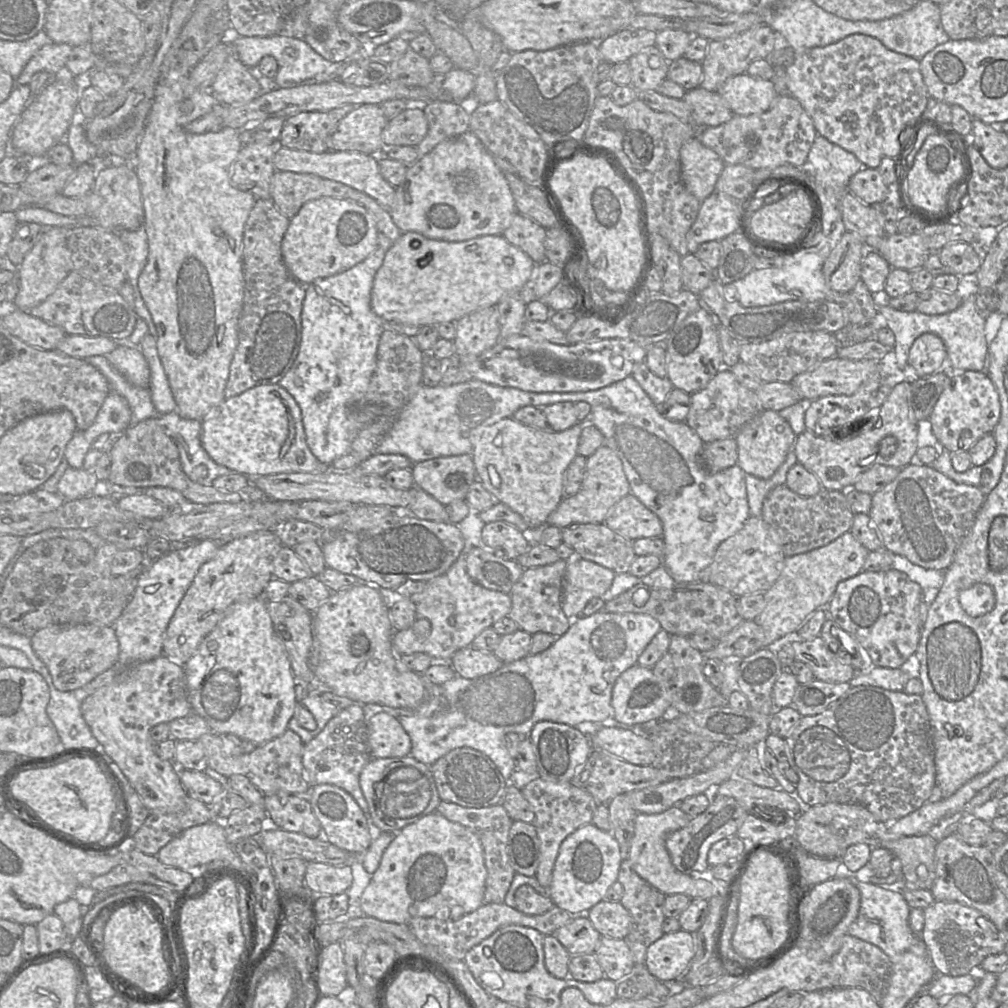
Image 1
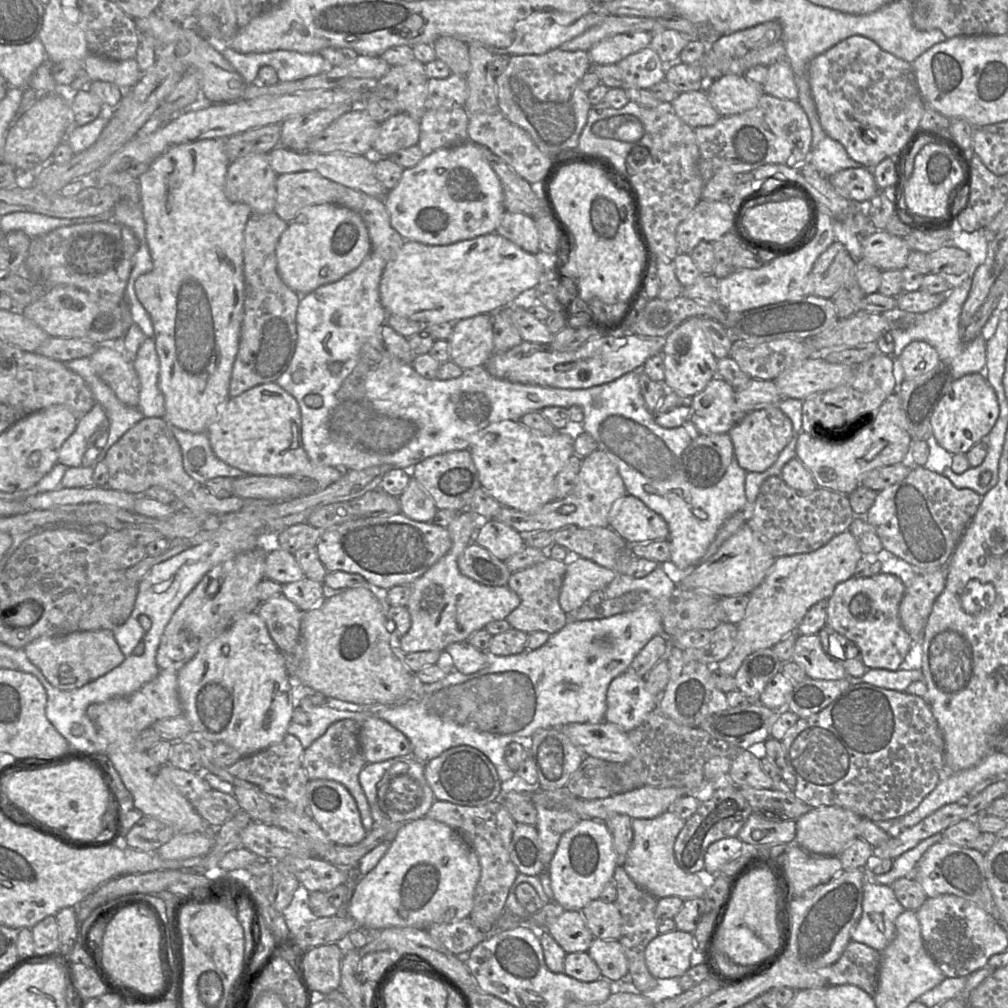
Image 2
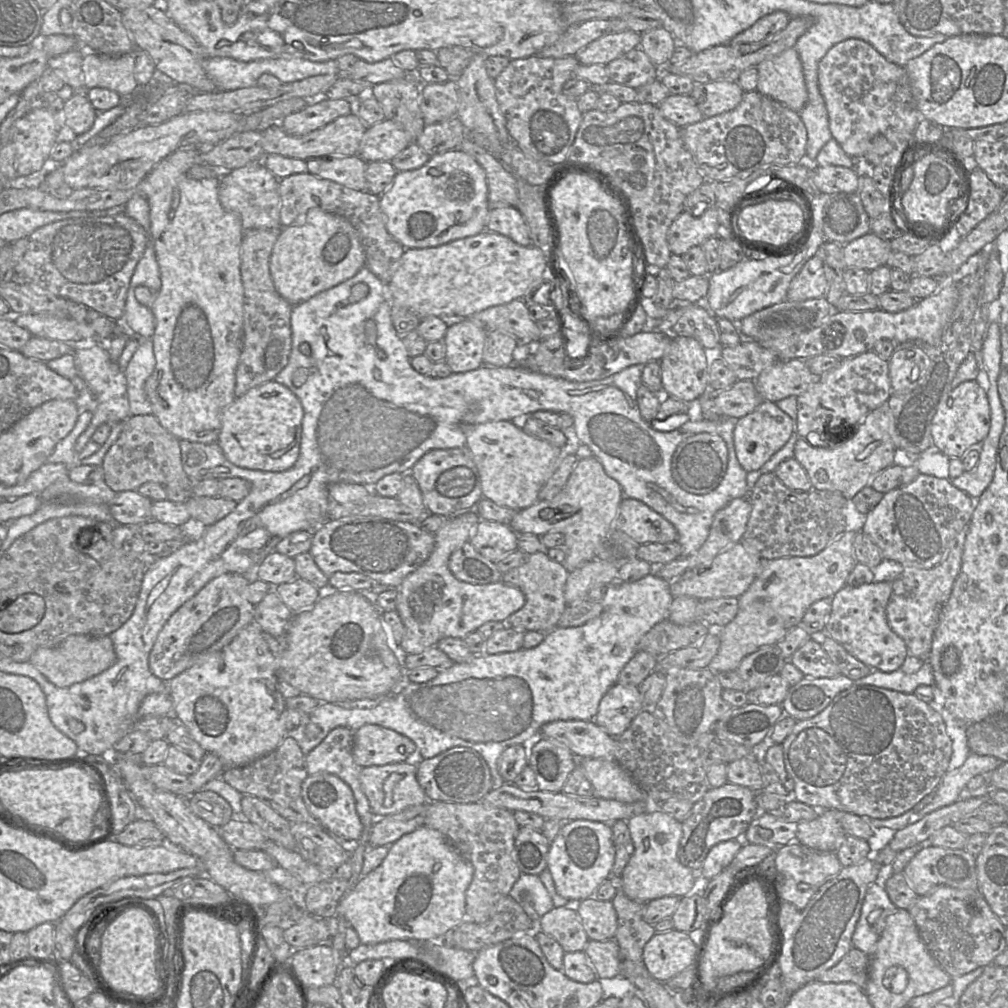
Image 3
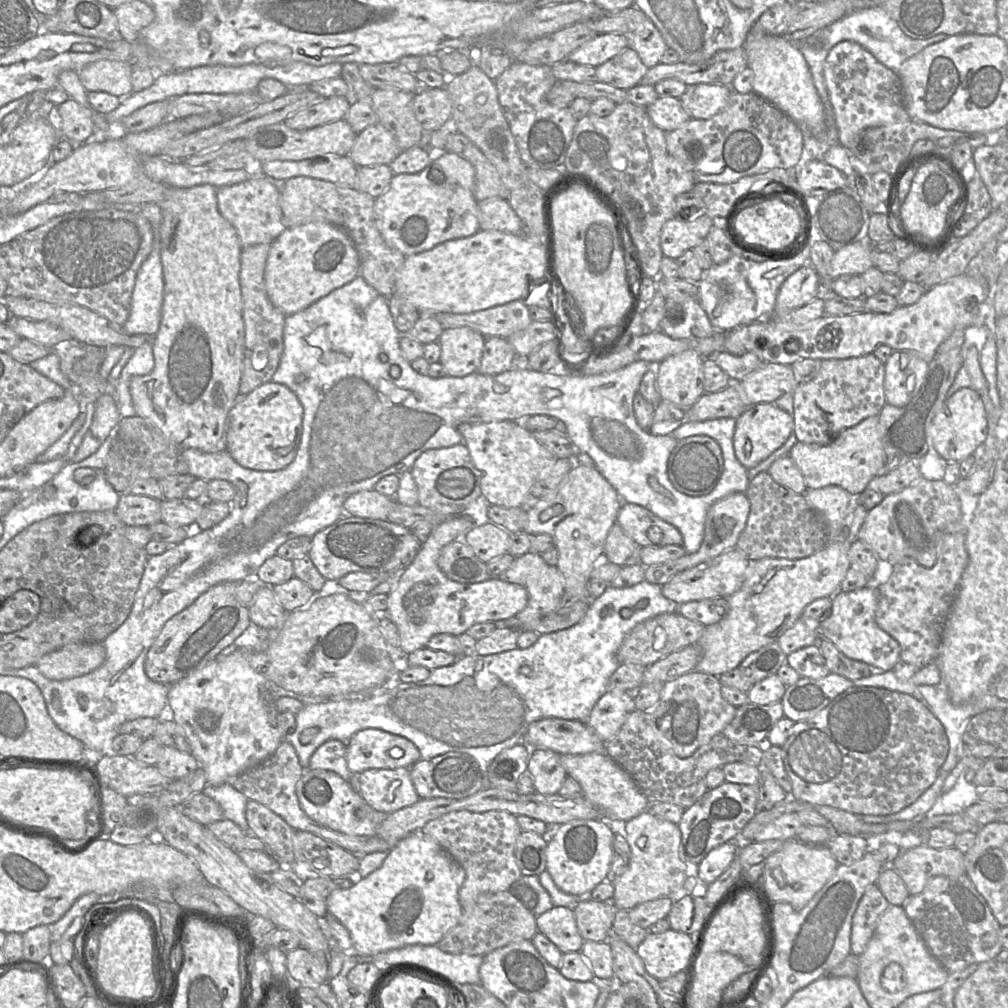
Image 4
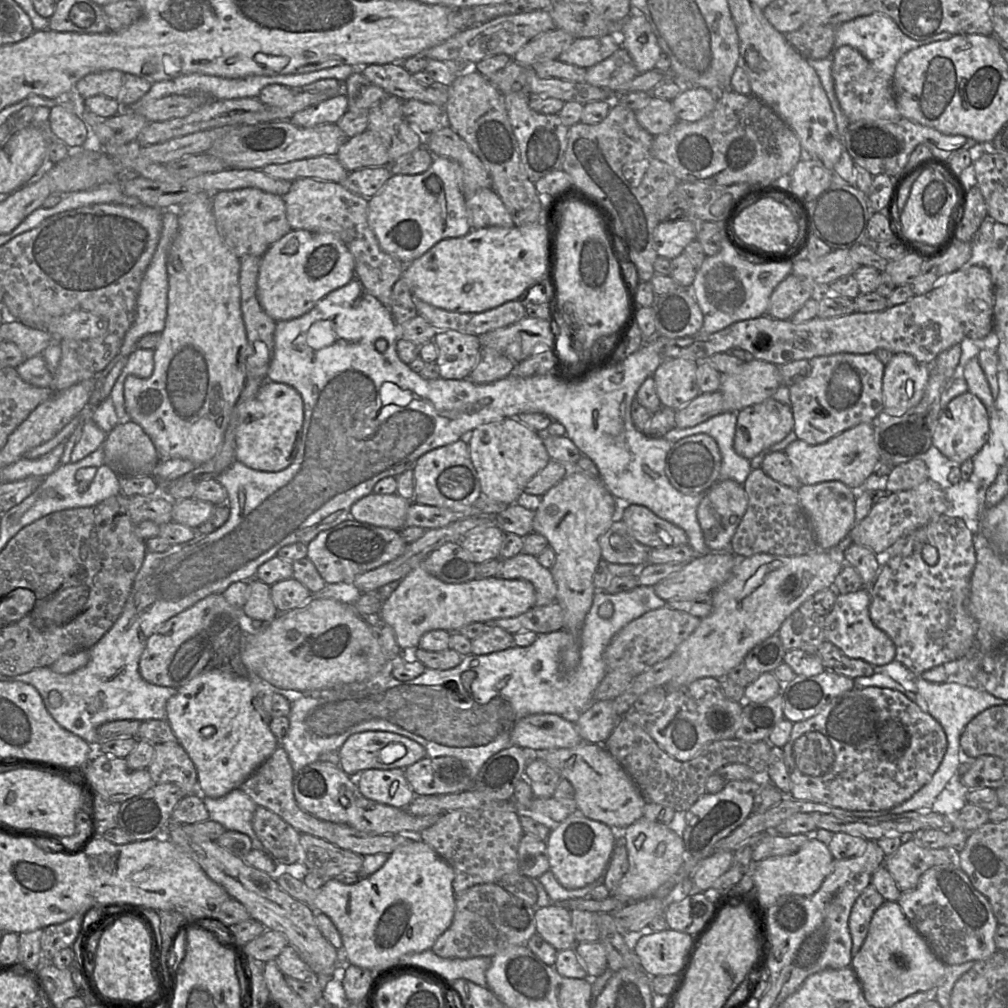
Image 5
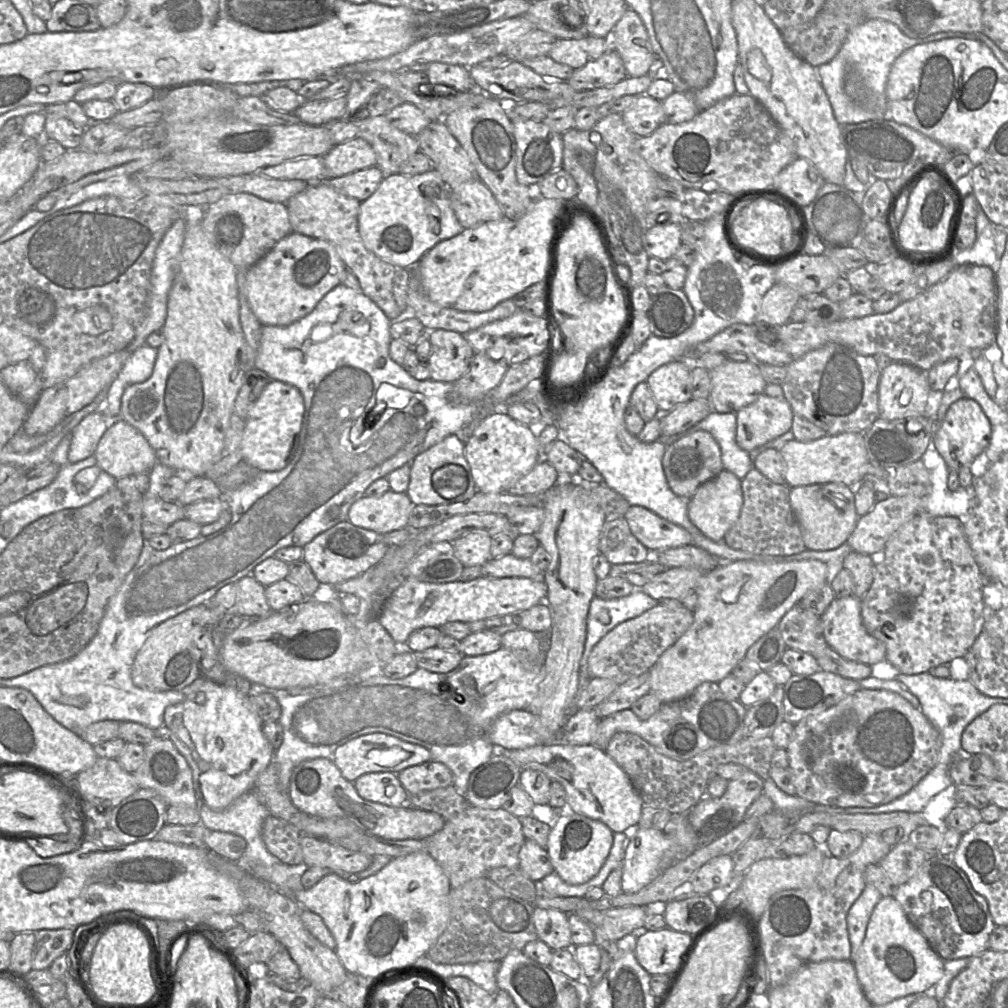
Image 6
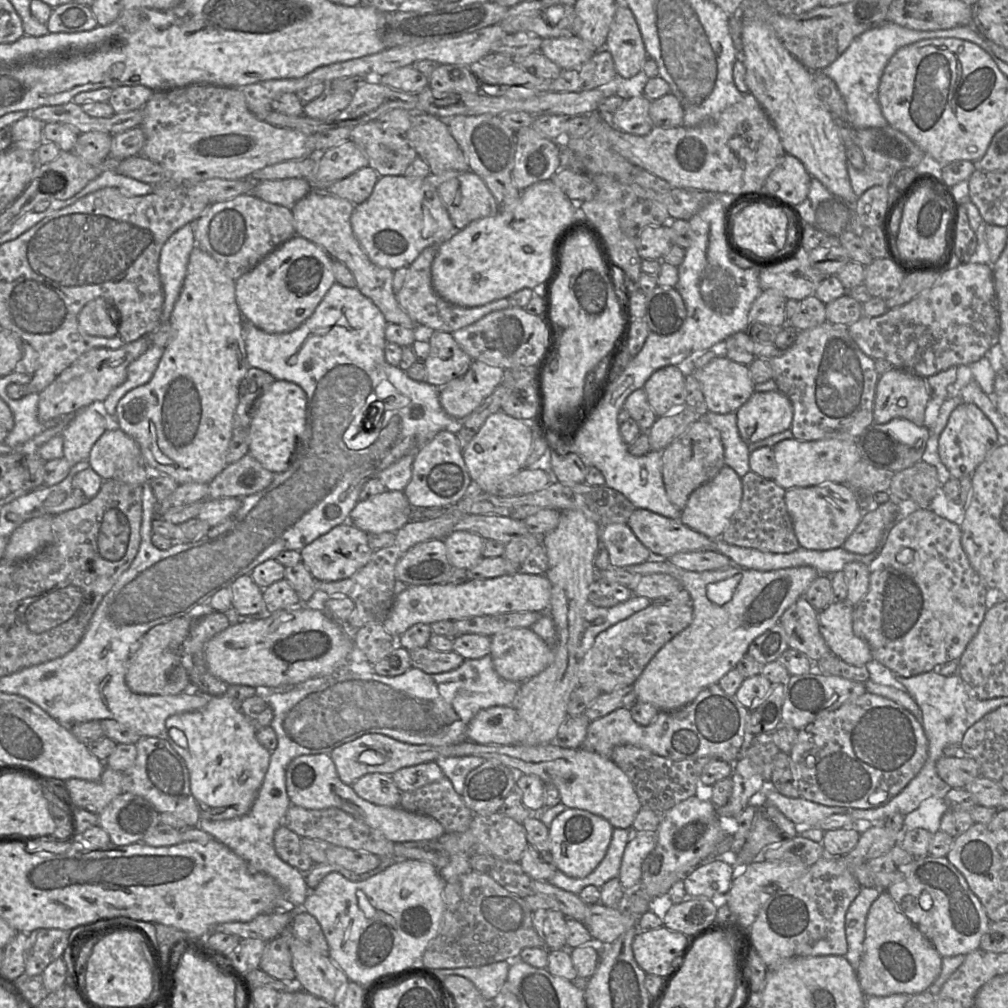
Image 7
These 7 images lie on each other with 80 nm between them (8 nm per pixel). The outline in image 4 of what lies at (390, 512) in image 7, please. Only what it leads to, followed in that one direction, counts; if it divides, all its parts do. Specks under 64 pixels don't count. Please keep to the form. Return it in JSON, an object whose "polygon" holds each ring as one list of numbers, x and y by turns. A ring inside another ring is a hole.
{"polygon":[[374,489,364,490,354,493,346,499,344,512,359,518,386,520,394,502,394,498]]}

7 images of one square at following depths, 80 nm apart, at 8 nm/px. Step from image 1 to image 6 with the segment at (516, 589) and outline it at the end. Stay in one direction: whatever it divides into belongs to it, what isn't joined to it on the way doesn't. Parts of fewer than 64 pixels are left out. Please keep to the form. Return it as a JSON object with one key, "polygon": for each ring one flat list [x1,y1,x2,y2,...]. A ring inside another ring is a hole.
{"polygon":[[508,554,490,559,482,565,481,577,524,577,544,582,545,572,535,566,528,558,522,559]]}

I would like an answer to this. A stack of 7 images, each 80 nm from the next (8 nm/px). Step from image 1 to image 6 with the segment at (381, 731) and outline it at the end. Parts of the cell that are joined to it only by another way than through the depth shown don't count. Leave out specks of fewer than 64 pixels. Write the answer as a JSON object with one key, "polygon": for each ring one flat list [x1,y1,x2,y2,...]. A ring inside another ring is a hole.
{"polygon":[[383,733,366,734,350,740,339,746,332,756,332,761,340,770,342,776,352,783,366,773,392,772,398,774,405,768,430,760,431,754,425,747]]}

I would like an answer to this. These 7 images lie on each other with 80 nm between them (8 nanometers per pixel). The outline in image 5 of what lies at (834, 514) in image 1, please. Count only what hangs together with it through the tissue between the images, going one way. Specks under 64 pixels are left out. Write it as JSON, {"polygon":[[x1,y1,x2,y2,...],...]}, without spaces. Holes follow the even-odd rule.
{"polygon":[[761,468,750,472,743,487,748,506,732,537,730,543,732,553,744,558,756,554,793,557,818,549,814,532,800,504,797,490,774,481]]}

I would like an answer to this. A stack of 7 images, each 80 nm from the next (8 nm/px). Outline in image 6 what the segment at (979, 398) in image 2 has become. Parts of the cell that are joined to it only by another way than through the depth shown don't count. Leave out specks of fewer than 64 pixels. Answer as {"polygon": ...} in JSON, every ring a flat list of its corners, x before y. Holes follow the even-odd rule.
{"polygon":[[962,397,952,403,934,434,934,443,950,470,970,466,975,458,988,446,992,425,981,406,973,399]]}

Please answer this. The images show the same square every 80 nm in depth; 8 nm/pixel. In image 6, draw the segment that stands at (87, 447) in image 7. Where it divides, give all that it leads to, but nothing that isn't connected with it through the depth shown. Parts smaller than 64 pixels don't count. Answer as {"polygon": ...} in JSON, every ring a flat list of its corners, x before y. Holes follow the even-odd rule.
{"polygon":[[95,411,84,417,71,432,68,462,76,463,92,456,107,429,105,413]]}

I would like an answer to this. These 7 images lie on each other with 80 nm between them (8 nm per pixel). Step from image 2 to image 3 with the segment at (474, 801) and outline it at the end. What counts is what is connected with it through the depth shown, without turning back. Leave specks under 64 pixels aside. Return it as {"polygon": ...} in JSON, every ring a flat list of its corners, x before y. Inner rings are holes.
{"polygon":[[454,747,430,759,415,759,417,781,429,802,480,803,494,789,490,769,485,760,467,747]]}

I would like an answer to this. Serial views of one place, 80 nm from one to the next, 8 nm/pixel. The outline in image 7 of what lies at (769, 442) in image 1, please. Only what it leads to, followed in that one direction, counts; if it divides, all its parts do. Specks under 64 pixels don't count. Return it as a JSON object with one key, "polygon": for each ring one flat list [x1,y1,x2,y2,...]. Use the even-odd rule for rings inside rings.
{"polygon":[[779,390,755,391,736,415,740,437,748,445,790,429,793,405]]}

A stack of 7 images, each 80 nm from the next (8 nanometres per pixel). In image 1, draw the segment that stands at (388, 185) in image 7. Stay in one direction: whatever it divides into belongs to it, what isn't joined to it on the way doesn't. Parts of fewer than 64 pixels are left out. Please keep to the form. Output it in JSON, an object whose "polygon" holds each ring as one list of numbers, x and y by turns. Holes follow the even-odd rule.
{"polygon":[[470,130,441,141,429,153,409,165,404,181,395,187,394,203,387,210,402,232,413,231,429,239,444,241,464,241,477,236,502,234,518,213,509,184,496,166,493,155]]}

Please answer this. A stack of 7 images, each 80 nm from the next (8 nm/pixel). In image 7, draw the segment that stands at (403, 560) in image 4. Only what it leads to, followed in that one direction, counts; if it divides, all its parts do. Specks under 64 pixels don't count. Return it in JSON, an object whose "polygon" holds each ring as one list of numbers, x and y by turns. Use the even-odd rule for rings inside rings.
{"polygon":[[350,522,343,523,318,537,301,551,301,562,316,581,339,581,351,577,371,559,374,551,368,545,367,533]]}

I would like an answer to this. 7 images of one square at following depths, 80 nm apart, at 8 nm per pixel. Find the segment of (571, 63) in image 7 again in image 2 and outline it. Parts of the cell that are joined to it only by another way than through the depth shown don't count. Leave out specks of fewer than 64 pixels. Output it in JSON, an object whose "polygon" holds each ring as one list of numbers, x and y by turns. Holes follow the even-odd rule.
{"polygon":[[632,31,603,39,588,50,592,65,617,64,625,57,649,46,653,33]]}

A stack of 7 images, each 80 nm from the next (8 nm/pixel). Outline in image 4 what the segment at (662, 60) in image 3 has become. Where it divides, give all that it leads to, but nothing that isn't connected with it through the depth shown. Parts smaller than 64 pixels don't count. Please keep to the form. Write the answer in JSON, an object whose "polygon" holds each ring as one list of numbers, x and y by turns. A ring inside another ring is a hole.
{"polygon":[[648,17,638,24,638,28,632,33,624,35,628,37,628,47,637,52,647,68,652,68,660,63,661,56,668,49,661,33]]}

